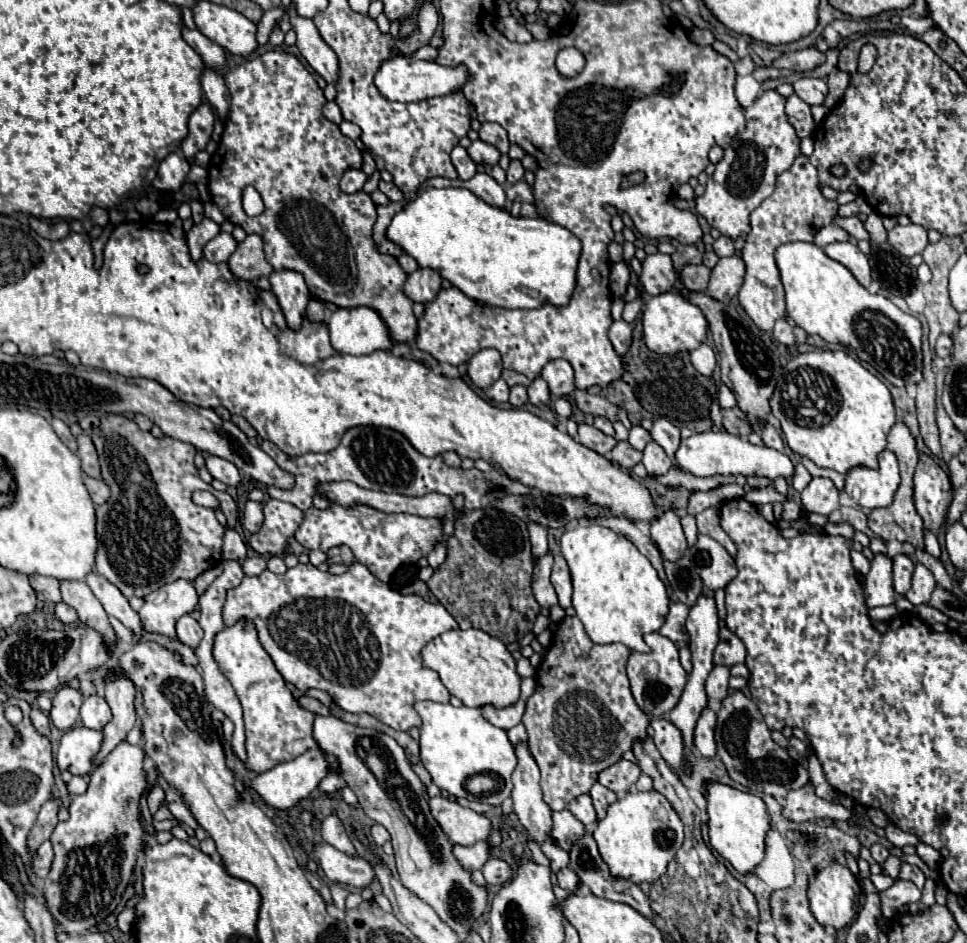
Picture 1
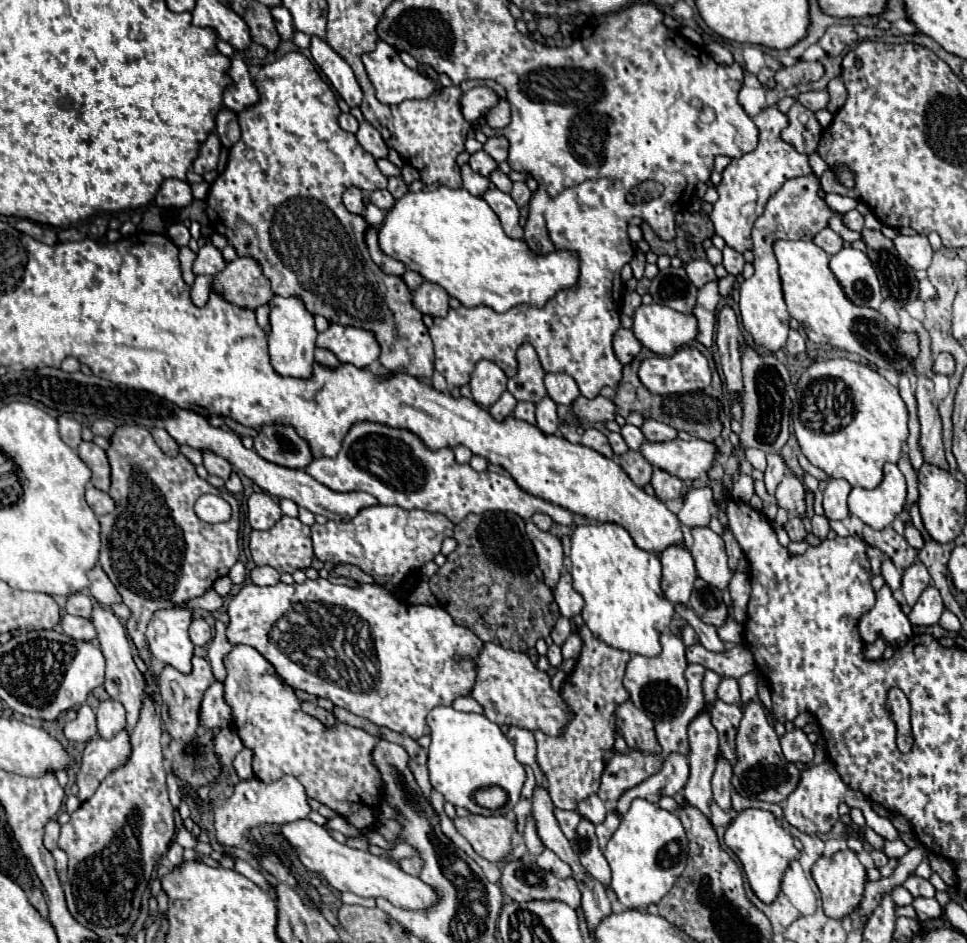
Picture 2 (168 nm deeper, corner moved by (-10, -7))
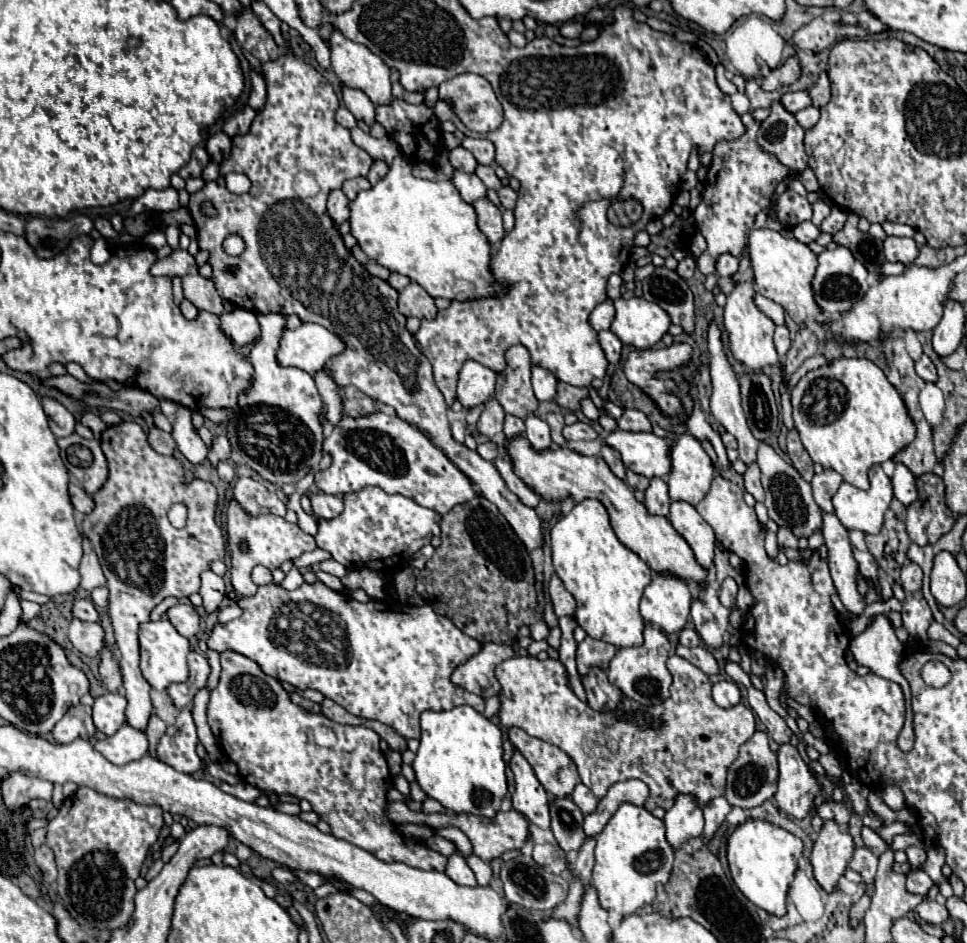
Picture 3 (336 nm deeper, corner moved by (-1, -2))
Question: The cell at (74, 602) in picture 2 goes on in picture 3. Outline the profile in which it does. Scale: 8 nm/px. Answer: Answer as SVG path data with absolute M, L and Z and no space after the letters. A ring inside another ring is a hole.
M74 600L74 608L72 608L74 616L84 620L84 622L98 622L100 620L100 614L98 610L94 608L94 604L90 600Z

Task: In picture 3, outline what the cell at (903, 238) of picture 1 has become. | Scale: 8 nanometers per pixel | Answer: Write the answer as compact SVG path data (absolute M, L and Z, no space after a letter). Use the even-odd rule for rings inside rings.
M888 236L884 240L884 256L888 262L902 262L902 264L912 264L918 256L918 246L912 238L898 238L898 236Z

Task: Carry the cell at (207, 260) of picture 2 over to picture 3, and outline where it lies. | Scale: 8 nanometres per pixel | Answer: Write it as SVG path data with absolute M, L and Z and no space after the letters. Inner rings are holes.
M174 250L170 256L156 260L150 268L152 276L186 276L186 274L196 274L198 266L194 256L190 256L186 250Z

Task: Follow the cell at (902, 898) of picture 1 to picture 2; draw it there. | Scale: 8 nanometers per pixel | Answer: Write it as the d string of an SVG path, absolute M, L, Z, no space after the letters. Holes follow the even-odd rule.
M915 897L915 899L913 899L913 909L915 909L919 921L927 921L927 919L937 919L937 917L941 917L941 905L939 905L935 899Z

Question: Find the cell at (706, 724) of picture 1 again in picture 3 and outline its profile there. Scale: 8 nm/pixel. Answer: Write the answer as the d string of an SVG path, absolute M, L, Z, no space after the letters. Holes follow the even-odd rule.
M714 798L714 802L704 806L704 820L706 820L706 824L704 824L702 838L704 838L706 844L714 838L716 830L722 826L722 822L724 822L728 812L730 812L730 804L726 802L726 798Z

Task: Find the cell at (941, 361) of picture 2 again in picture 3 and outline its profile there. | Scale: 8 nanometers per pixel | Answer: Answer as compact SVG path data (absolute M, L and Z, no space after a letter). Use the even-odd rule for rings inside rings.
M922 356L918 362L916 362L916 374L924 380L924 382L936 382L938 376L936 376L936 368L932 364L932 360L928 356Z

